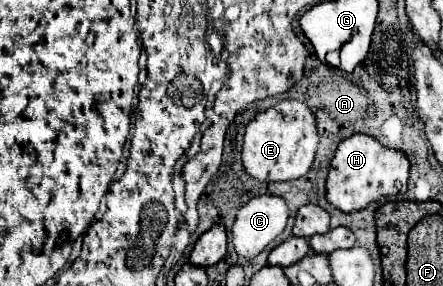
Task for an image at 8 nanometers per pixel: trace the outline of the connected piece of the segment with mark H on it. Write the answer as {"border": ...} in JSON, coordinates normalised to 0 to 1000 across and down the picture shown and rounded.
{"border":[[[799,469],[772,490],[745,566],[736,622],[736,699],[772,741],[804,741],[862,685],[894,685],[916,671],[926,566],[912,531],[867,517],[853,490],[826,469]]]}

